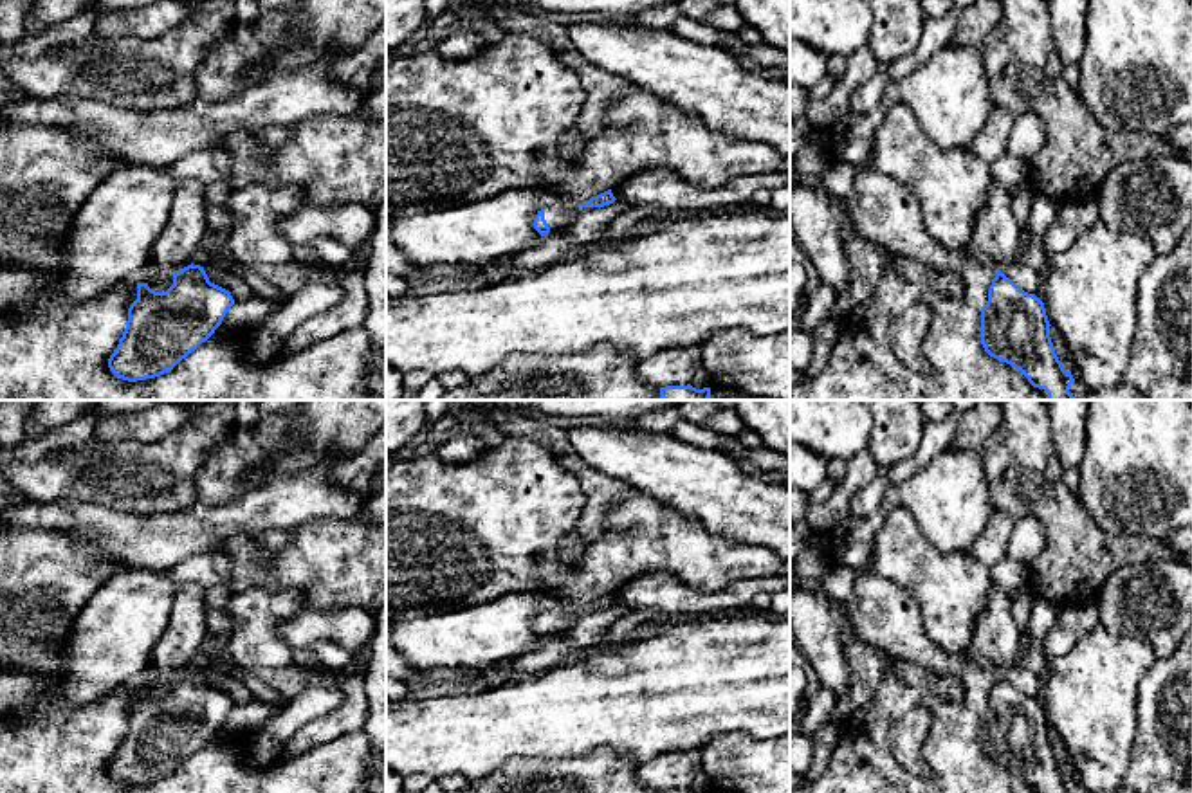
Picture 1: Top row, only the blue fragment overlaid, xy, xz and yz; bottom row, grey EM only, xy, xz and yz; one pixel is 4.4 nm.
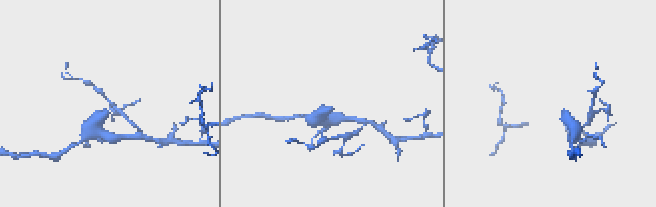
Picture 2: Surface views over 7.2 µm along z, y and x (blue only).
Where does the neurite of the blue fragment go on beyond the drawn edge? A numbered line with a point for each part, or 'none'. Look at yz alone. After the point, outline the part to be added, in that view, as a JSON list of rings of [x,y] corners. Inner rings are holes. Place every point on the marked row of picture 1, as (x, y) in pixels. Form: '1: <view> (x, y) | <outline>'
none

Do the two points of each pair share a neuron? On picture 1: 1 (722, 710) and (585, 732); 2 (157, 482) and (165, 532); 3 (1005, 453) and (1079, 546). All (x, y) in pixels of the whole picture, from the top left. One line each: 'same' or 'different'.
1: same
2: different
3: same

